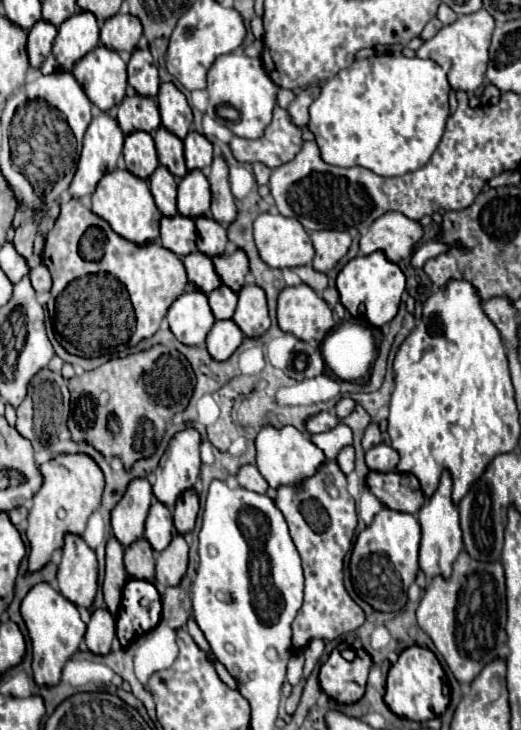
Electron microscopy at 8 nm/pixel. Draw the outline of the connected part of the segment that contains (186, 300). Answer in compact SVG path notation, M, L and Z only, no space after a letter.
M199 289L179 295L167 311L167 321L175 337L185 345L205 345L205 337L213 327L213 311L207 295Z

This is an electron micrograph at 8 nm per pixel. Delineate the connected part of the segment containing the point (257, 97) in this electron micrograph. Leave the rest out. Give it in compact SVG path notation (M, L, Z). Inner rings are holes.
M245 53L221 55L213 63L207 81L209 81L207 91L211 101L207 107L207 115L213 117L217 123L227 125L237 137L259 139L265 133L265 127L271 123L271 113L277 103L275 97L279 91L279 87L267 75L263 61L259 57L247 57ZM227 109L235 109L239 121L233 121L233 117L227 115Z

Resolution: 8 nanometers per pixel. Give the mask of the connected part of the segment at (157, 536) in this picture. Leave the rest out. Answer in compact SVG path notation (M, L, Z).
M155 499L151 503L151 509L149 509L149 515L145 521L145 537L149 539L149 543L153 545L155 551L161 551L161 549L165 549L165 545L169 545L171 533L173 533L171 509Z

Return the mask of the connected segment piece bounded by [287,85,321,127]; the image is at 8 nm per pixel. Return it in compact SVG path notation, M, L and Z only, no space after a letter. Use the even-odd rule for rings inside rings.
M317 85L315 87L307 87L289 105L287 111L289 111L289 115L291 115L291 119L293 119L295 125L305 127L309 123L309 105L319 97L319 93L321 93L321 89Z

